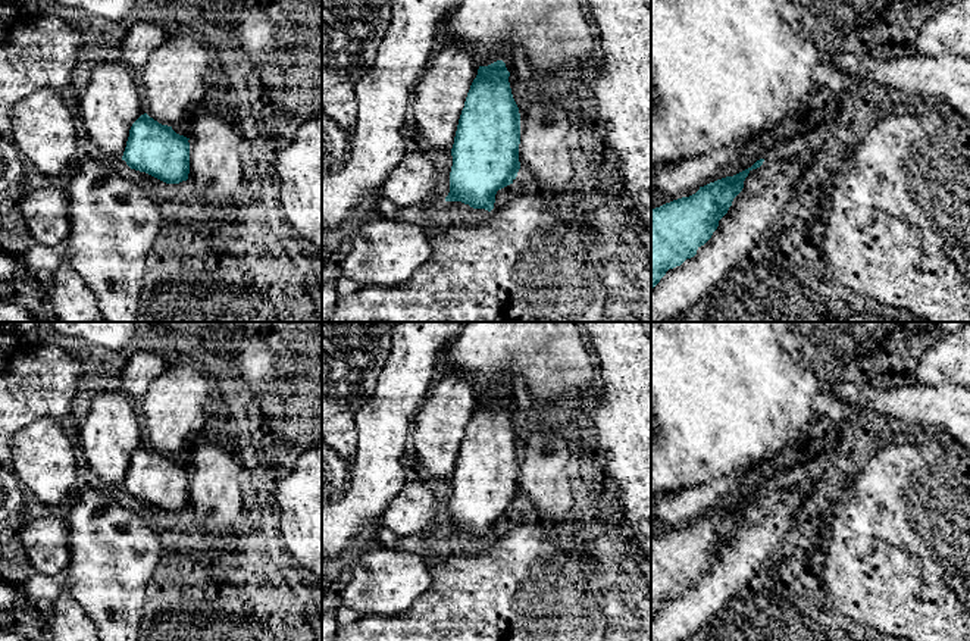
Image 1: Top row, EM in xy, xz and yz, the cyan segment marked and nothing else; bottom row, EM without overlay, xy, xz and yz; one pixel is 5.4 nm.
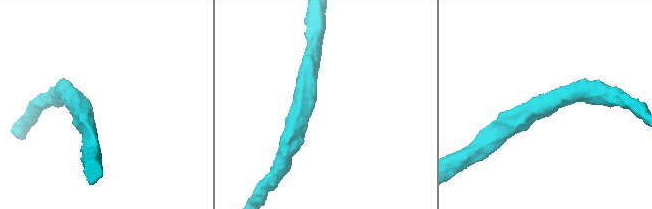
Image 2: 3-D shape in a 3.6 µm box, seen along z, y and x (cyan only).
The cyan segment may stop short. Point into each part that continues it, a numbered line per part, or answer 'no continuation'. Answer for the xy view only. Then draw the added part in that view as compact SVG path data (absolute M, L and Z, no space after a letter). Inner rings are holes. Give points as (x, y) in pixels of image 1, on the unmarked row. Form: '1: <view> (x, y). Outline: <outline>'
no continuation

